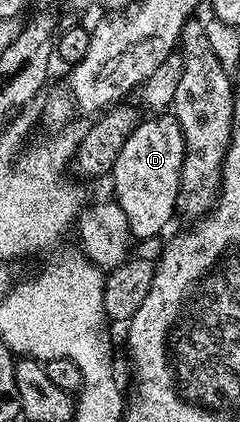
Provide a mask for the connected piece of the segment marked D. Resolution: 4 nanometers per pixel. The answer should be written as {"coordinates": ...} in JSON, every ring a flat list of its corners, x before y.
{"coordinates":[[152,114,141,119,126,138,110,173,116,191,114,203,126,214,128,231,133,237,148,240,156,236,172,220,176,199,182,193,180,172,184,169,184,135,176,117,171,114]]}

